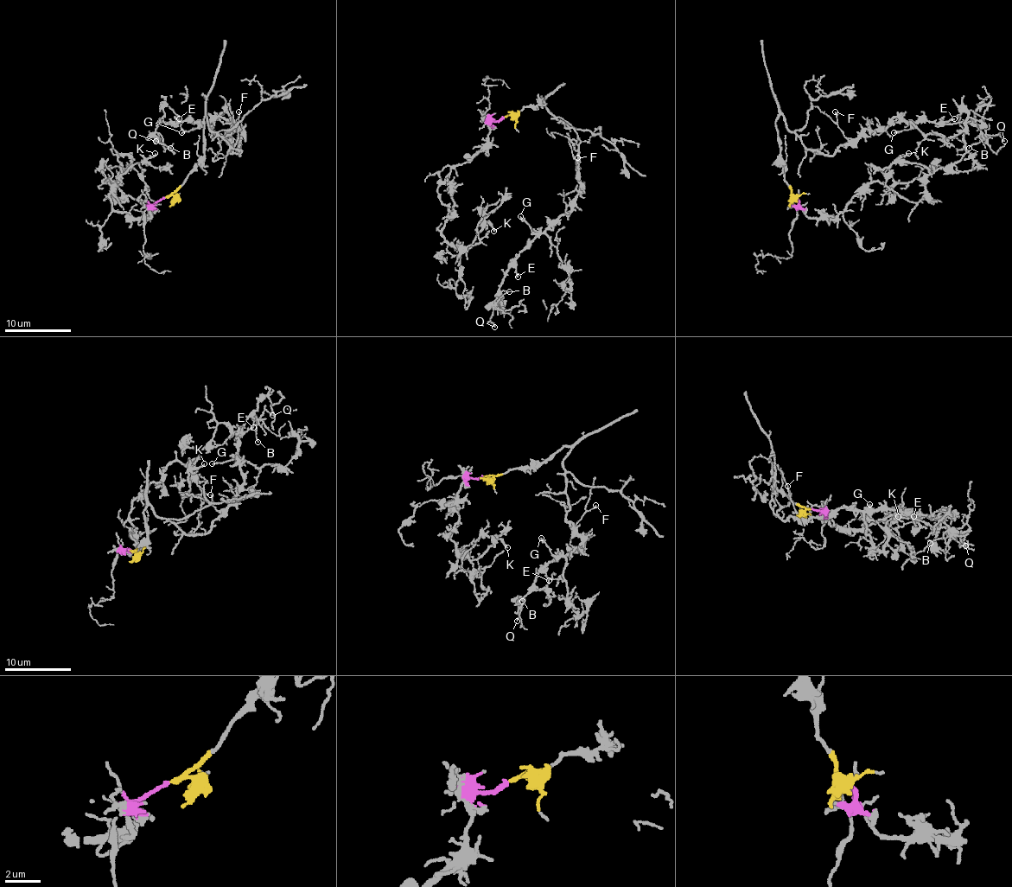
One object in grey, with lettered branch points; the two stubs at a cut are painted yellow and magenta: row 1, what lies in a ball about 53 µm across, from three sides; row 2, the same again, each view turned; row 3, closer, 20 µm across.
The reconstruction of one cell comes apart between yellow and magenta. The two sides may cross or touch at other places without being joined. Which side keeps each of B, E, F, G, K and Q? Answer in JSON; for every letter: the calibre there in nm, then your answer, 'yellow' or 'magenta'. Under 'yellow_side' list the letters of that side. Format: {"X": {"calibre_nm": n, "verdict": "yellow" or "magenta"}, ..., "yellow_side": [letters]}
{"B": {"calibre_nm": 120, "verdict": "yellow"}, "E": {"calibre_nm": 170, "verdict": "yellow"}, "F": {"calibre_nm": 130, "verdict": "yellow"}, "G": {"calibre_nm": 170, "verdict": "yellow"}, "K": {"calibre_nm": 160, "verdict": "magenta"}, "Q": {"calibre_nm": 130, "verdict": "yellow"}, "yellow_side": ["B", "E", "F", "G", "Q"]}

